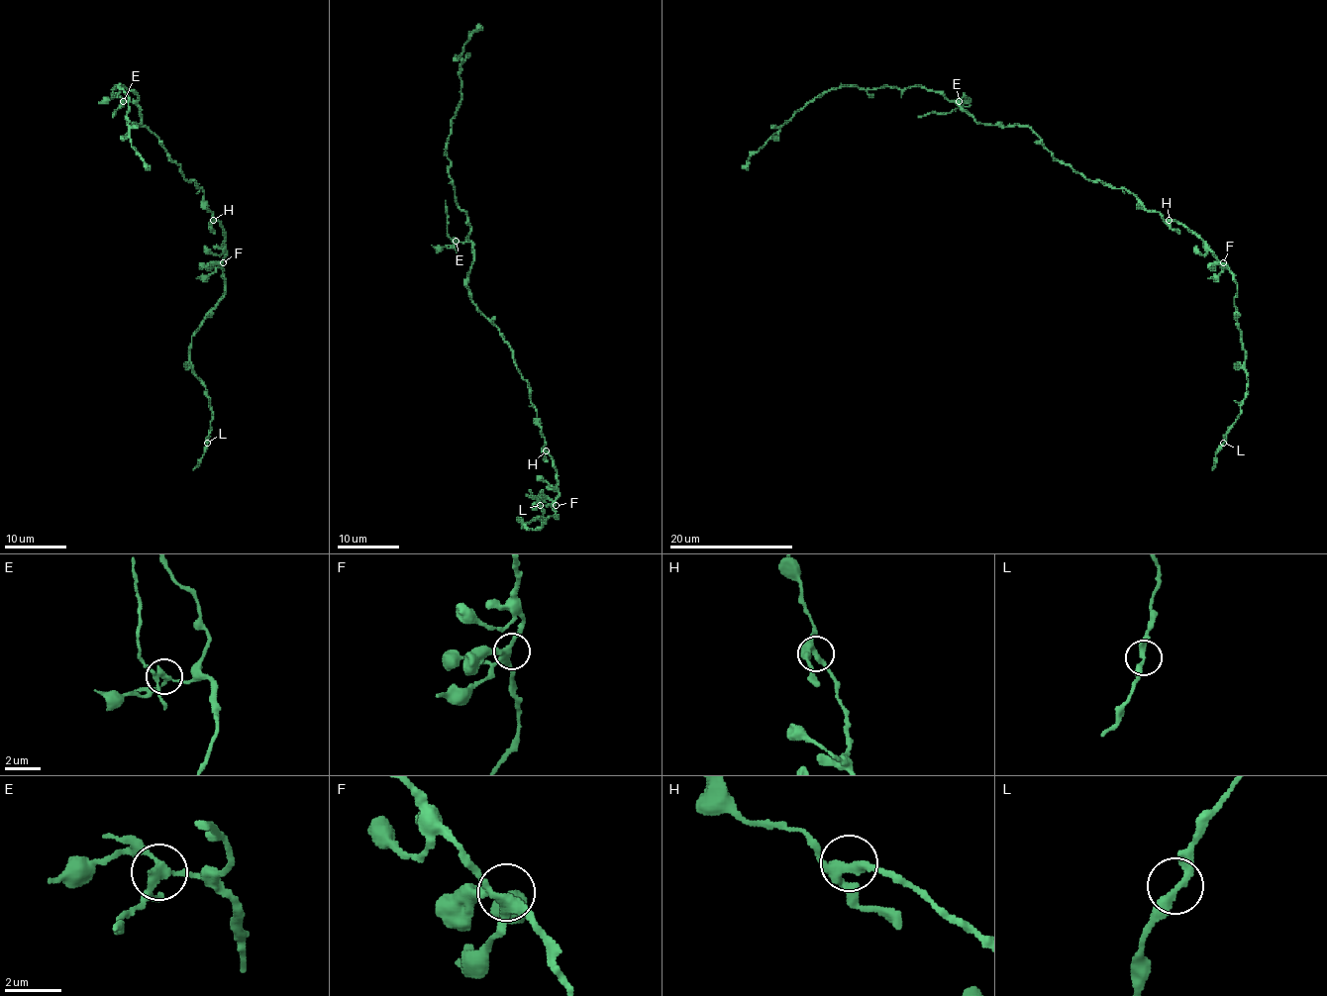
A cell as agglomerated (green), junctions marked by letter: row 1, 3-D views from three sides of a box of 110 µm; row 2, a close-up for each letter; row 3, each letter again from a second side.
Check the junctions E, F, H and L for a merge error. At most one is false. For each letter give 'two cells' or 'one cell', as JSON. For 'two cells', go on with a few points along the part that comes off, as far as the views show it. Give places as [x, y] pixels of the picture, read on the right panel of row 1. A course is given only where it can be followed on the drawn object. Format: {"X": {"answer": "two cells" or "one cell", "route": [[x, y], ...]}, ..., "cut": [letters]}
{"E": {"answer": "two cells", "route": [[959, 100], [959, 107], [949, 113], [929, 113], [918, 117]]}, "F": {"answer": "one cell"}, "H": {"answer": "one cell"}, "L": {"answer": "one cell"}, "cut": ["E"]}

